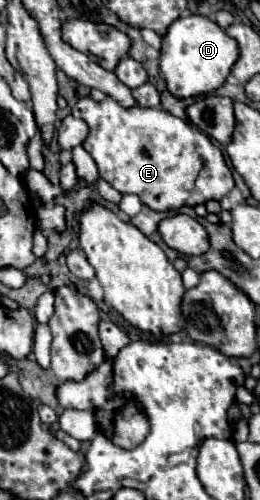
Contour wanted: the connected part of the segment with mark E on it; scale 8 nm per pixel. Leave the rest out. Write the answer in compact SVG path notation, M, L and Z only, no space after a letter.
M84 96L72 108L72 116L82 118L90 128L88 138L82 146L94 158L100 178L122 194L136 194L140 202L146 204L150 210L164 212L164 210L178 210L186 204L198 206L208 200L220 200L234 188L230 168L226 166L220 148L214 146L214 142L206 134L202 134L188 122L164 112L162 108L142 108L142 106L124 108L120 102L116 102L110 96L106 96L102 102Z

